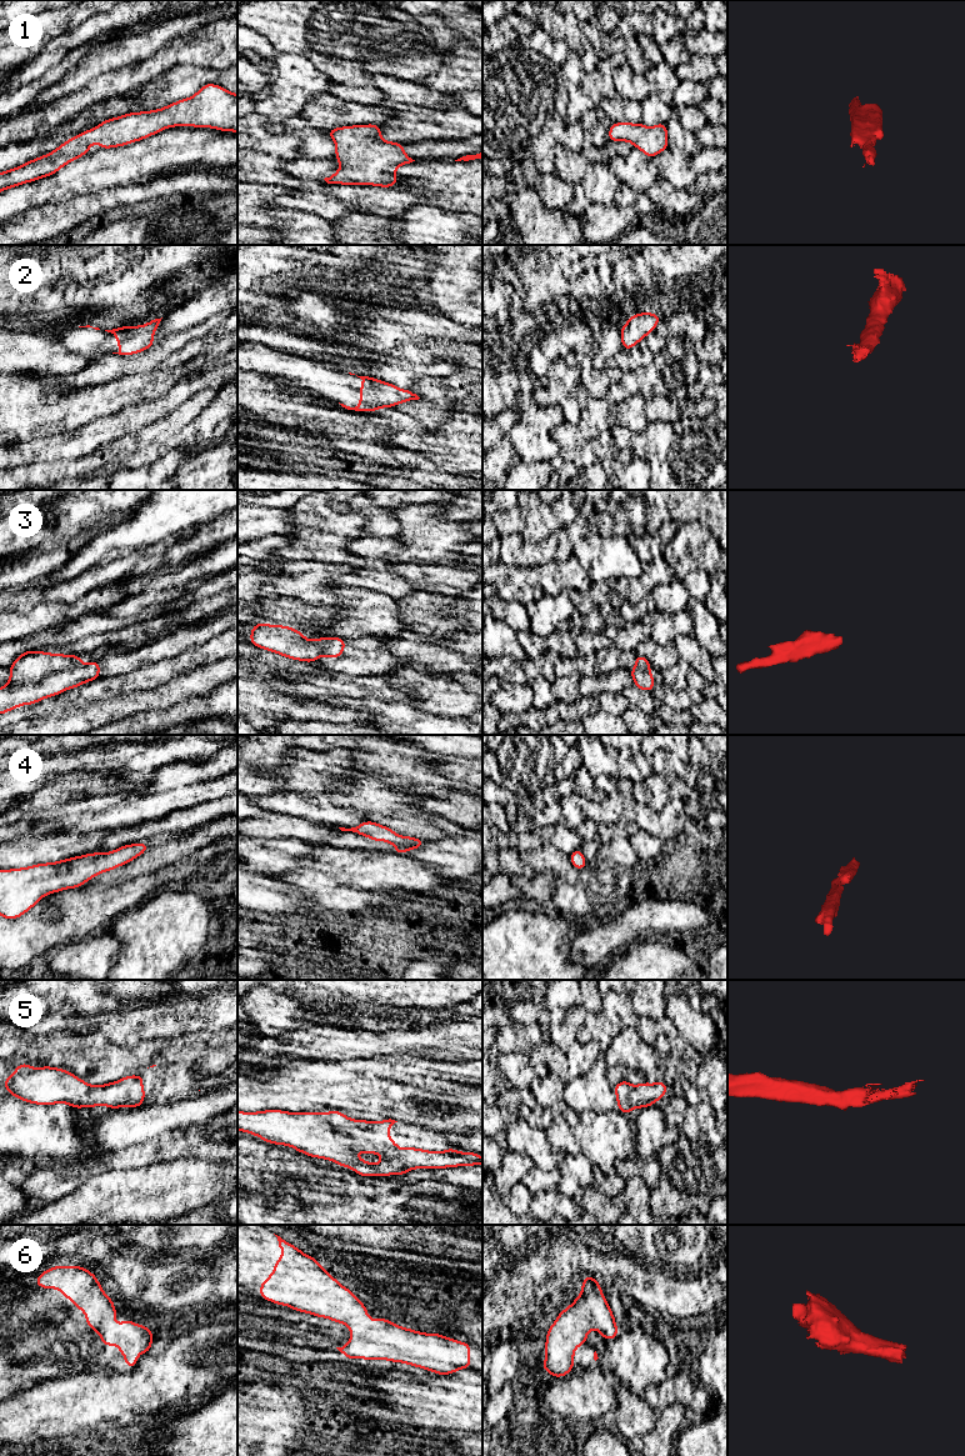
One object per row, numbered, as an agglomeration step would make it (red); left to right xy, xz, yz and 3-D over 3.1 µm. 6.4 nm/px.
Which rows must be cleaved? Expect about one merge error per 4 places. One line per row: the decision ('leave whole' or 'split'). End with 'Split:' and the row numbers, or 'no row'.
1: leave whole
2: leave whole
3: split
4: leave whole
5: leave whole
6: leave whole
Split: 3

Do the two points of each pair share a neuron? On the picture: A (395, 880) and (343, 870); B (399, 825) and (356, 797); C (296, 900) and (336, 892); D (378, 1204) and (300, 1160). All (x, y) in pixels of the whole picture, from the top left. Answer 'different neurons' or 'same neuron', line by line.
A: same neuron
B: same neuron
C: different neurons
D: same neuron

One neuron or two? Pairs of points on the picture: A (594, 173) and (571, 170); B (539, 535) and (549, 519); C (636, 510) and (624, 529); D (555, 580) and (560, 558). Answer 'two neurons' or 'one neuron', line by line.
A: two neurons
B: one neuron
C: one neuron
D: two neurons

